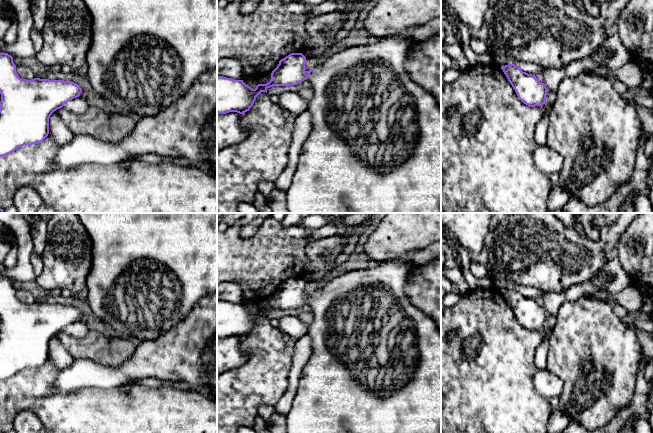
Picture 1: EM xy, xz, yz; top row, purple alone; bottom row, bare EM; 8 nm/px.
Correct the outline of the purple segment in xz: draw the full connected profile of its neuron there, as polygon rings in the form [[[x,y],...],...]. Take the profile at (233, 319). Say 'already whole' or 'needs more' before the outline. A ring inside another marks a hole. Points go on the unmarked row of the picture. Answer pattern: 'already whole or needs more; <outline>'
needs more; [[[383,261],[374,268],[353,270],[339,276],[309,295],[305,294],[306,281],[302,277],[291,277],[279,285],[271,297],[271,304],[266,308],[258,308],[255,313],[246,309],[243,304],[217,300],[217,338],[243,338],[250,334],[261,316],[267,317],[268,312],[297,309],[307,303],[313,313],[313,321],[307,333],[312,340],[312,354],[302,370],[292,408],[286,415],[287,433],[441,433],[441,332],[436,323],[415,308],[405,294],[405,285],[415,267],[412,262]]]

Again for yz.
already whole; [[[515,288],[502,290],[501,293],[515,314],[518,322],[524,328],[530,331],[545,328],[548,313],[535,299],[523,296]]]

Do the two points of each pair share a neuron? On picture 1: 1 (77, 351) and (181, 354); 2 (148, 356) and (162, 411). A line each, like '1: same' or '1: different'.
1: different
2: different

